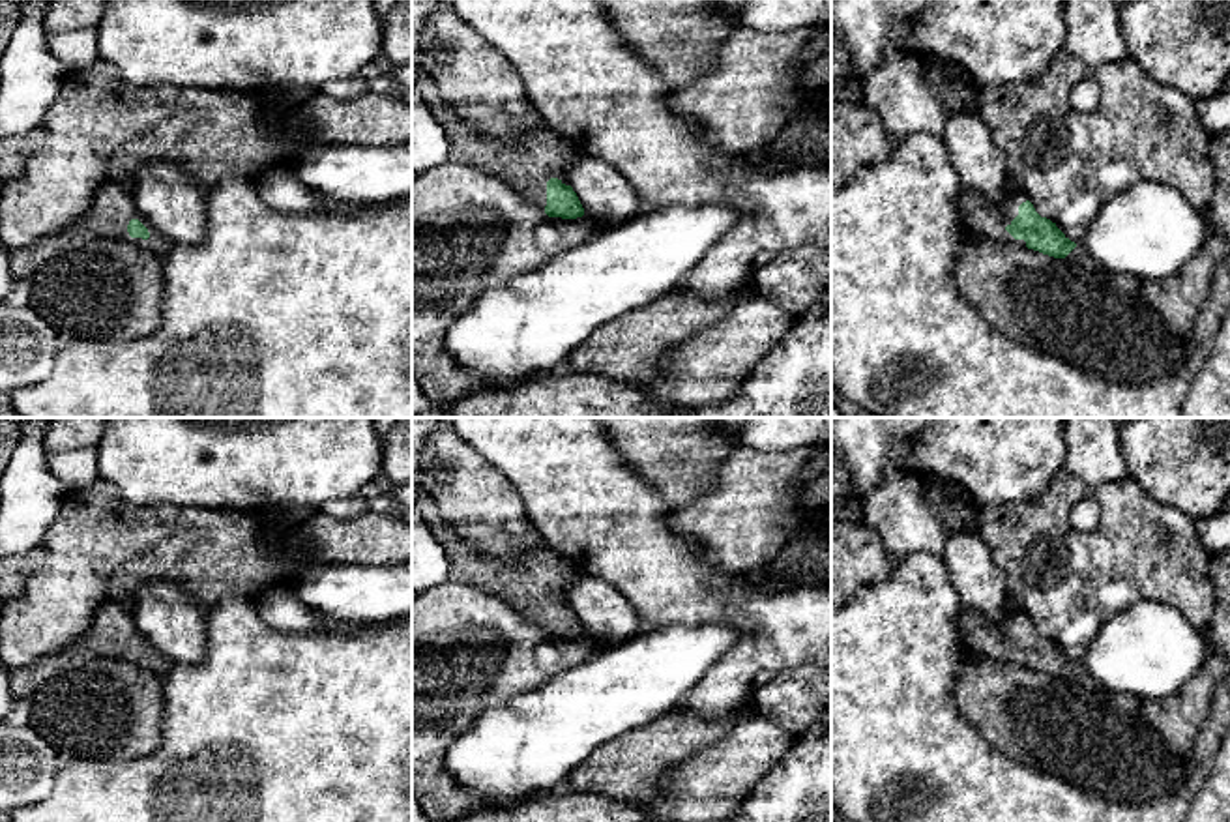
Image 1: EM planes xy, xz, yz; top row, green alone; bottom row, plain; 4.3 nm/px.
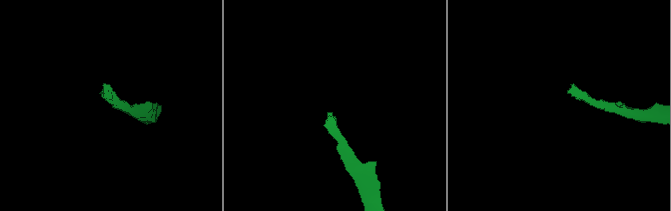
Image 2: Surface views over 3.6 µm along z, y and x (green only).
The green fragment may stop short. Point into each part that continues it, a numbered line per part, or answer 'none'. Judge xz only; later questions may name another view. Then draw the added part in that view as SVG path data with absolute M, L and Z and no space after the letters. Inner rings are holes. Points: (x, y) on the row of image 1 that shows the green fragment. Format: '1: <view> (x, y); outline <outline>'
1: xz (527, 163); outline M423 69L414 75L412 92L425 99L434 118L442 124L449 142L451 163L466 163L500 178L543 210L550 178L569 185L567 170L578 157L578 150L545 124L504 142L472 131L455 109L442 99L438 84Z

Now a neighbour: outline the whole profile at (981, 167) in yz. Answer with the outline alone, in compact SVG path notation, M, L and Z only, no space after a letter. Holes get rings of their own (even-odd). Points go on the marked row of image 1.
M975 110L945 112L942 140L964 187L988 200L1003 200L1009 195L1011 183L1003 155Z

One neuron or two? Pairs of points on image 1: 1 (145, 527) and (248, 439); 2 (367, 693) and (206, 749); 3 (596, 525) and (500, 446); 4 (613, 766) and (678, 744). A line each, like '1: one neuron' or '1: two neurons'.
1: two neurons
2: one neuron
3: one neuron
4: one neuron

